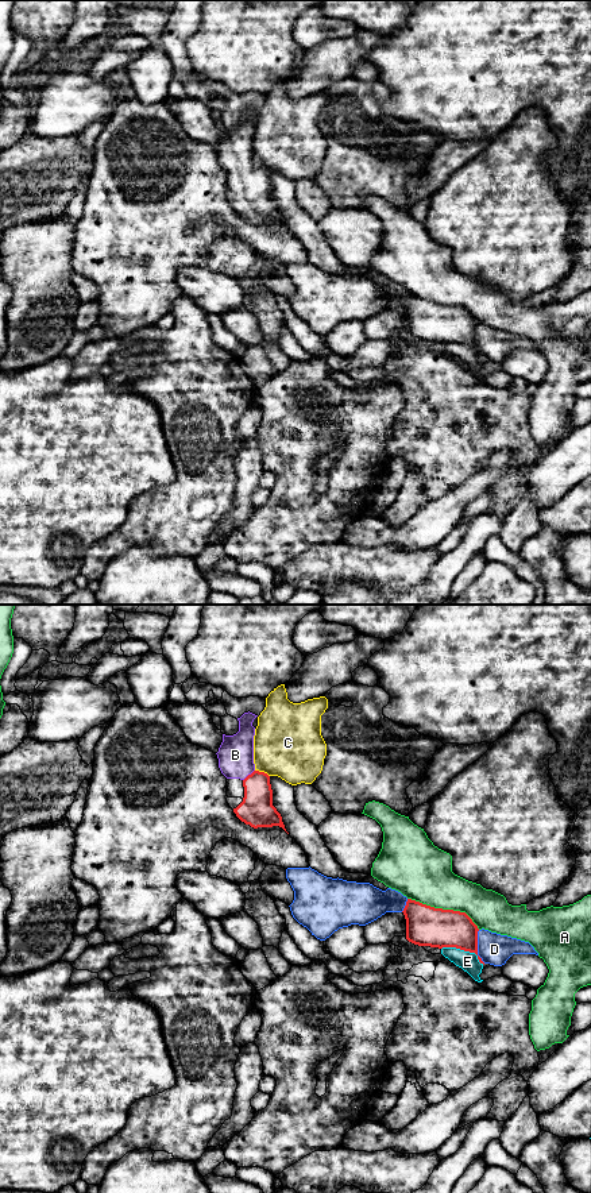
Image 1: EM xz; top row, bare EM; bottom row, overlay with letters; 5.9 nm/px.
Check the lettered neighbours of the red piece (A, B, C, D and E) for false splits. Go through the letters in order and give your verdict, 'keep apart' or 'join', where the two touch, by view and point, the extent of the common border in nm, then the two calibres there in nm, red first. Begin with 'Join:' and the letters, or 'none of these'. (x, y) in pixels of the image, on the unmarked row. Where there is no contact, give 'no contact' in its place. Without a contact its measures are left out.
Join: B
A: keep apart; meets red in xz at (444, 305); contact 480 nm long; 240 nm thick on the red side, 340 nm on the other
B: join; meets red in xz at (248, 170); contact 100 nm long; 200 nm thick on the red side, 220 nm on the other
C: keep apart; meets red in xz at (262, 168); contact 100 nm long; 200 nm thick on the red side, 420 nm on the other
D: keep apart; meets red in xz at (476, 342); contact 200 nm long; 220 nm thick on the red side, 190 nm on the other
E: keep apart; meets red in xz at (464, 346); contact 280 nm long; 240 nm thick on the red side, 110 nm on the other

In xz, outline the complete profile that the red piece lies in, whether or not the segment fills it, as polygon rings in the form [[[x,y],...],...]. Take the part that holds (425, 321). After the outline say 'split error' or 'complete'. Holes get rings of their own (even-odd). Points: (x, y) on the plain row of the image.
[[[407,294],[403,304],[406,314],[406,335],[418,341],[456,343],[478,351],[478,321],[460,306],[434,304],[420,297]]] | complete

